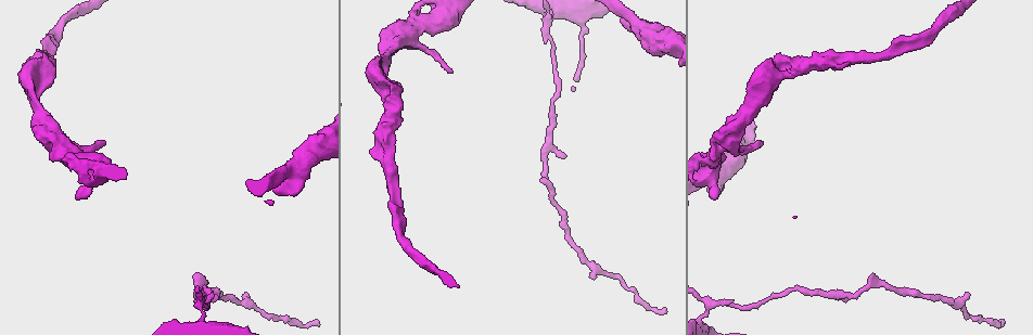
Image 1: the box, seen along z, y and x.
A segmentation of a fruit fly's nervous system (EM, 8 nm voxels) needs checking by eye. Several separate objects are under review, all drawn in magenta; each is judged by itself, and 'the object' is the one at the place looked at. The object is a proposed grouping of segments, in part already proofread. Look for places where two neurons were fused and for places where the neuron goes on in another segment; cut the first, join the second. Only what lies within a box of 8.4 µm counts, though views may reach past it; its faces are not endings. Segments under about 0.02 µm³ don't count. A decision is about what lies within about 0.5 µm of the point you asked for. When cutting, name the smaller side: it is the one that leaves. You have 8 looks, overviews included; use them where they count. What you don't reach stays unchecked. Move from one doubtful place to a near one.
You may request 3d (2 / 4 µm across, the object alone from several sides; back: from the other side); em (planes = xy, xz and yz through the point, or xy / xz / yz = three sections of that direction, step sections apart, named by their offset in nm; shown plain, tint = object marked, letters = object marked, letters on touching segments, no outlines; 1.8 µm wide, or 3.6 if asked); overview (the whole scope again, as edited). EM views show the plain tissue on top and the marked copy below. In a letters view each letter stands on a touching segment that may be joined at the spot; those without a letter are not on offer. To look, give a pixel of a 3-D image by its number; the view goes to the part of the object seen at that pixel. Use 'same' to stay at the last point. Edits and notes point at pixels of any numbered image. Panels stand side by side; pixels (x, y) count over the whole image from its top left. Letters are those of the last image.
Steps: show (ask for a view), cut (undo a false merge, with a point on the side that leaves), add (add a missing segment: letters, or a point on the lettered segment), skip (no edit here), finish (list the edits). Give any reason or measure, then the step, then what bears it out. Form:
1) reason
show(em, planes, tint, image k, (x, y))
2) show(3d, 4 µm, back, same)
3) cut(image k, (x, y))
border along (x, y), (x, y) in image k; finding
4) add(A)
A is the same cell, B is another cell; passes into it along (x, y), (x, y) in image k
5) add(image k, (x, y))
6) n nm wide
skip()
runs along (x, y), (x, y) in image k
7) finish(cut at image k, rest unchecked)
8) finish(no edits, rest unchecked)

side arm on a straight run
show(3d, 2 µm, image 1, (65, 146))

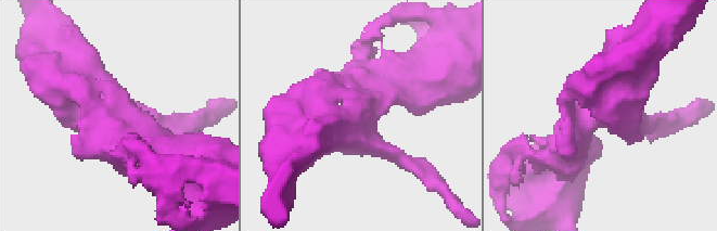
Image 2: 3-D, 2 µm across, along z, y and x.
need the tissue
show(em, planes, letters, image 2, (587, 114))

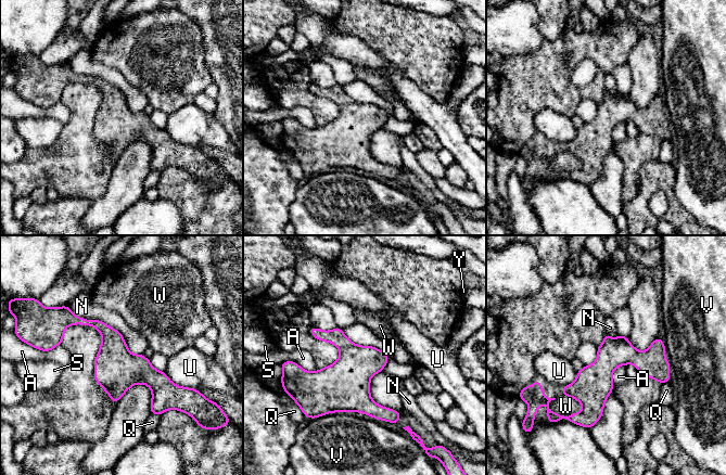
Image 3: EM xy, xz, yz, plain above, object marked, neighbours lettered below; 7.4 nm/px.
skip()
A, N, Q, S, U, V, W and Y are other cells; border along (67, 305), (141, 355) in image 3; all the same neuron

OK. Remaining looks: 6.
sharp bend
show(3d, 2 µm, image 1, (386, 87))

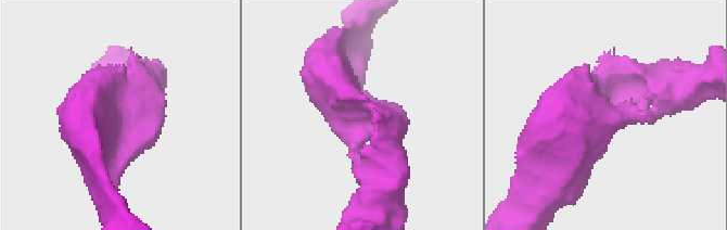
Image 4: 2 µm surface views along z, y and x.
show(em, planes, letters, image 4, (125, 113))

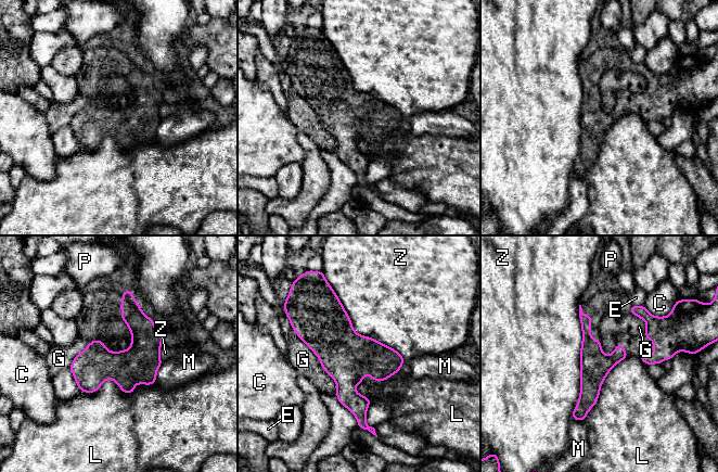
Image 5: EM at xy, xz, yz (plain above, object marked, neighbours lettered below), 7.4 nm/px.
Z touches over 850 nm
skip()
C, E, G, L, M, P and Z are other cells; runs along (334, 297), (334, 342), (362, 422) in image 5; all the same neuron

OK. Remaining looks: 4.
branch stops here
show(3d, 2 µm, image 1, (624, 21))

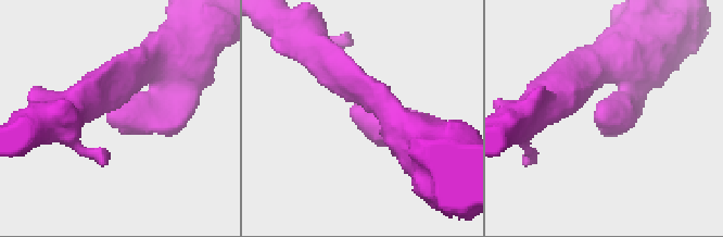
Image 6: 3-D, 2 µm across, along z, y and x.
now the EM
show(em, xz, step 16, tint, image 6, (118, 128))

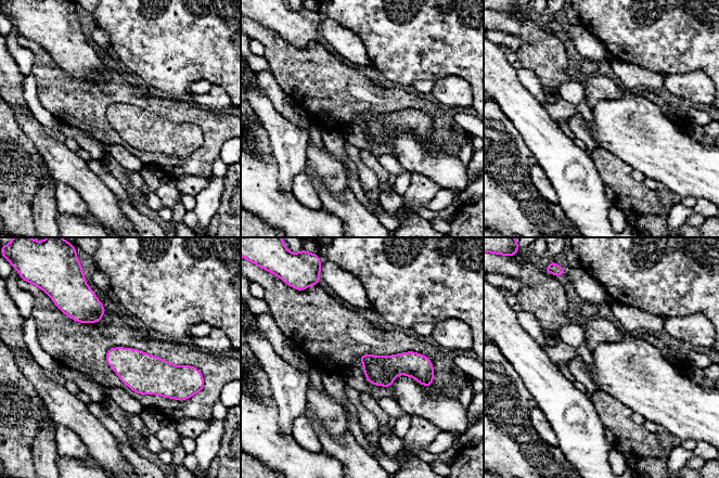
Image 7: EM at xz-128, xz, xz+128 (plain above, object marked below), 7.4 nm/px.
show(em, planes, letters, same)

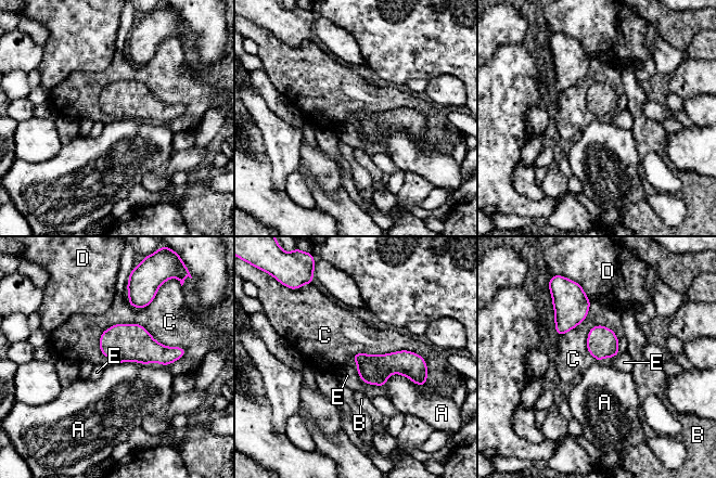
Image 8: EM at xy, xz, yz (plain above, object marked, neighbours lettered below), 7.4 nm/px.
skip()
A, B, C, D and E are other cells; border along (98, 343), (138, 323), (186, 352) in image 8; none of them fits

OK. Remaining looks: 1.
finish(no edits, rest unchecked)

